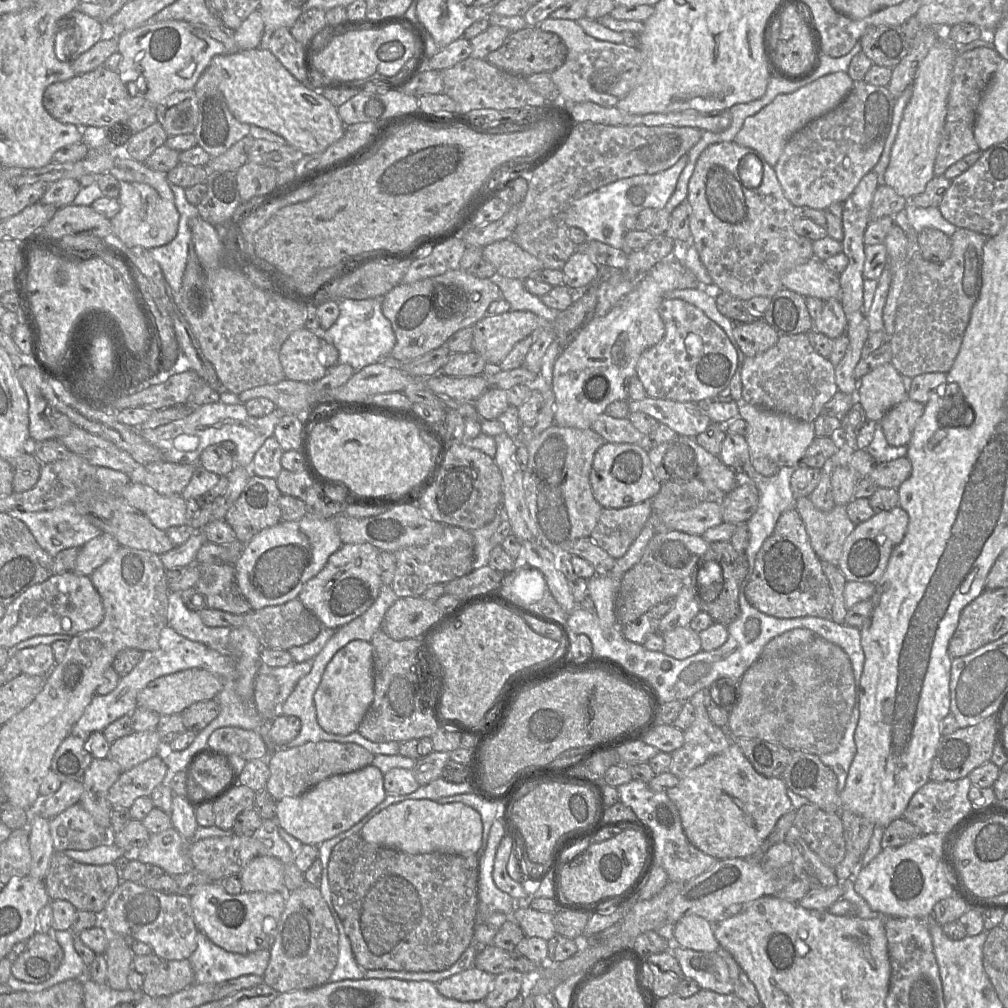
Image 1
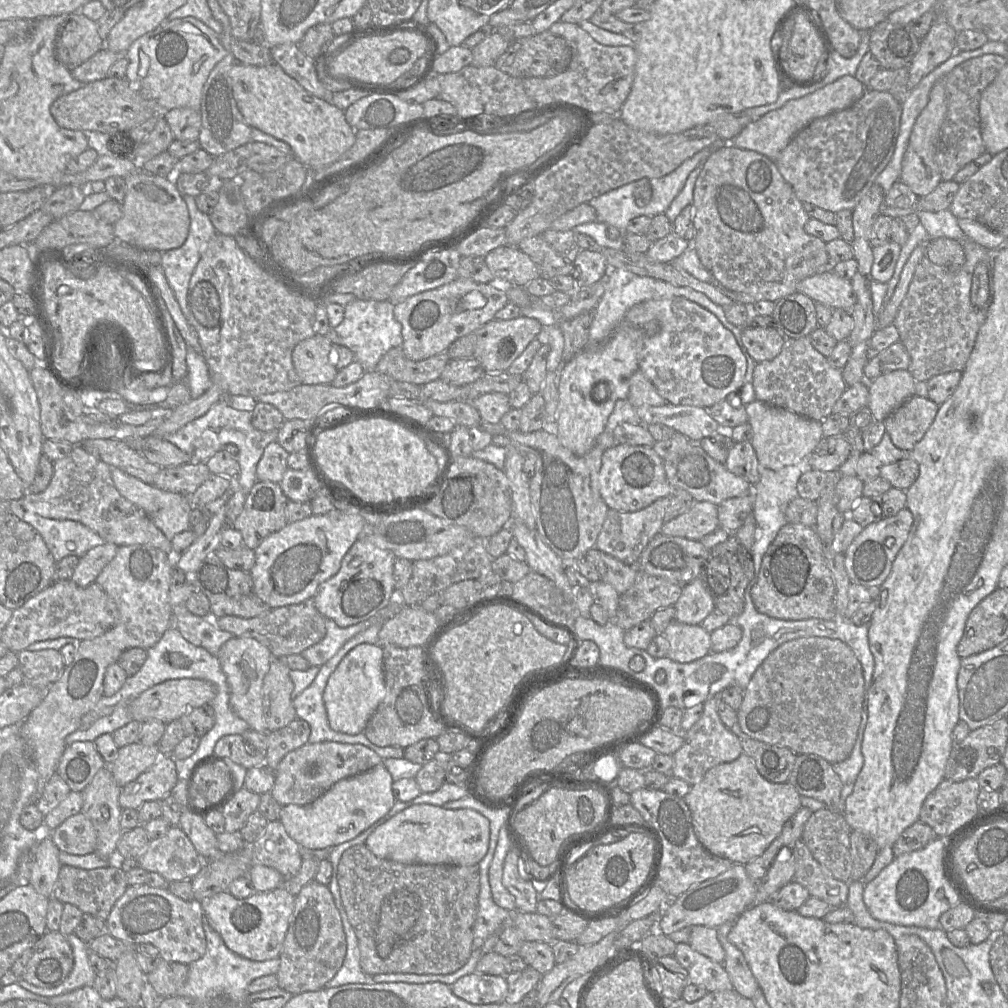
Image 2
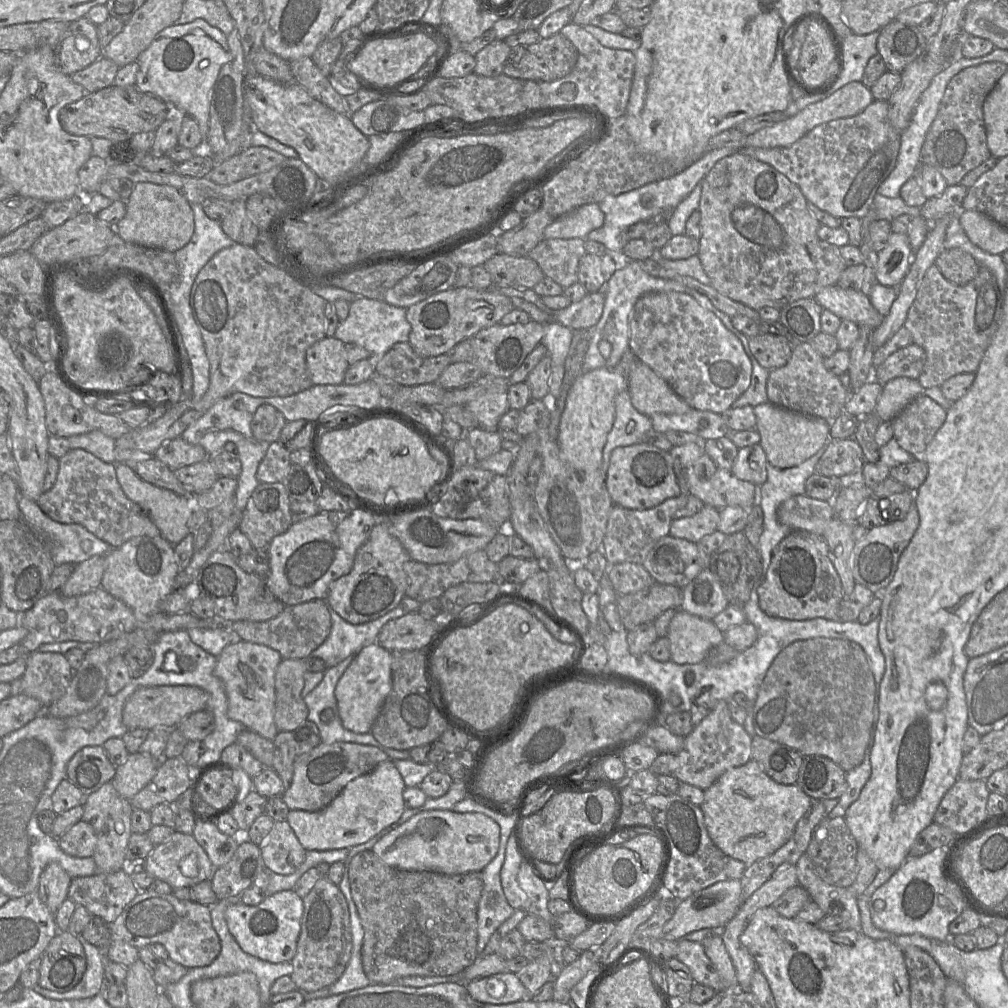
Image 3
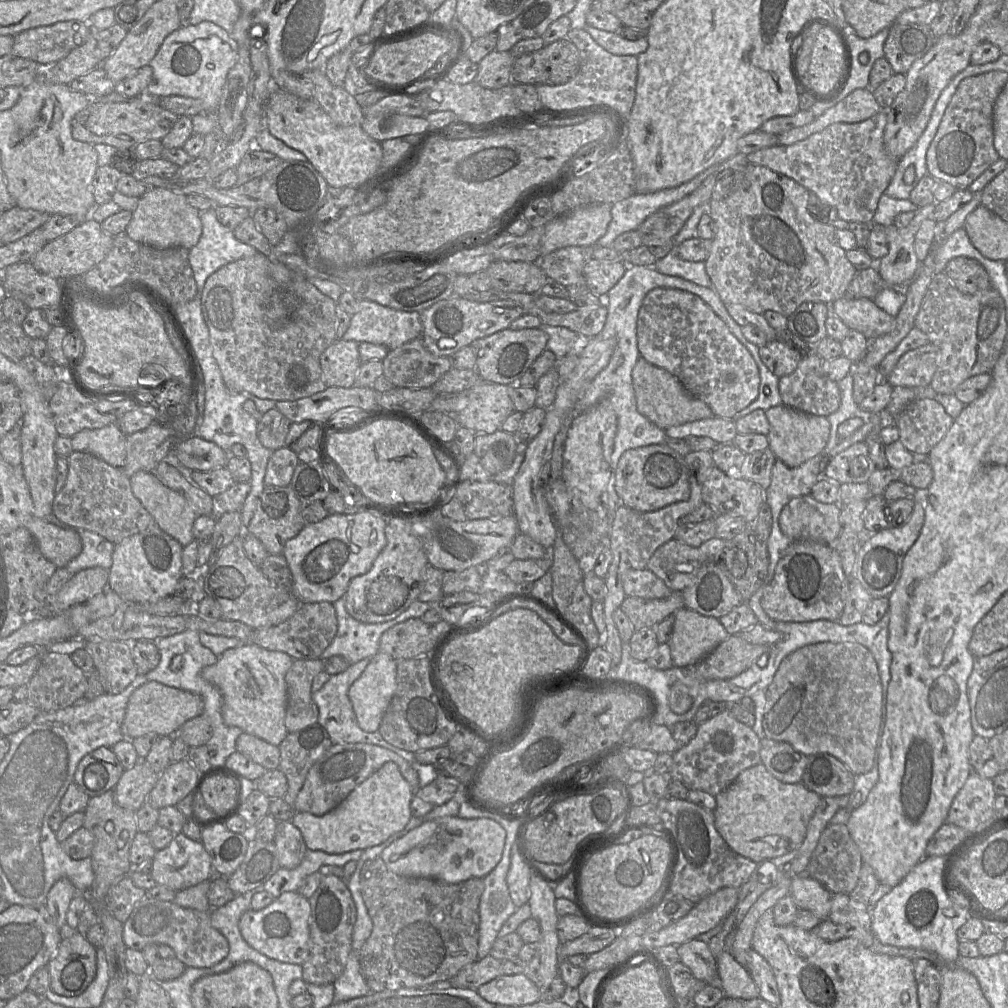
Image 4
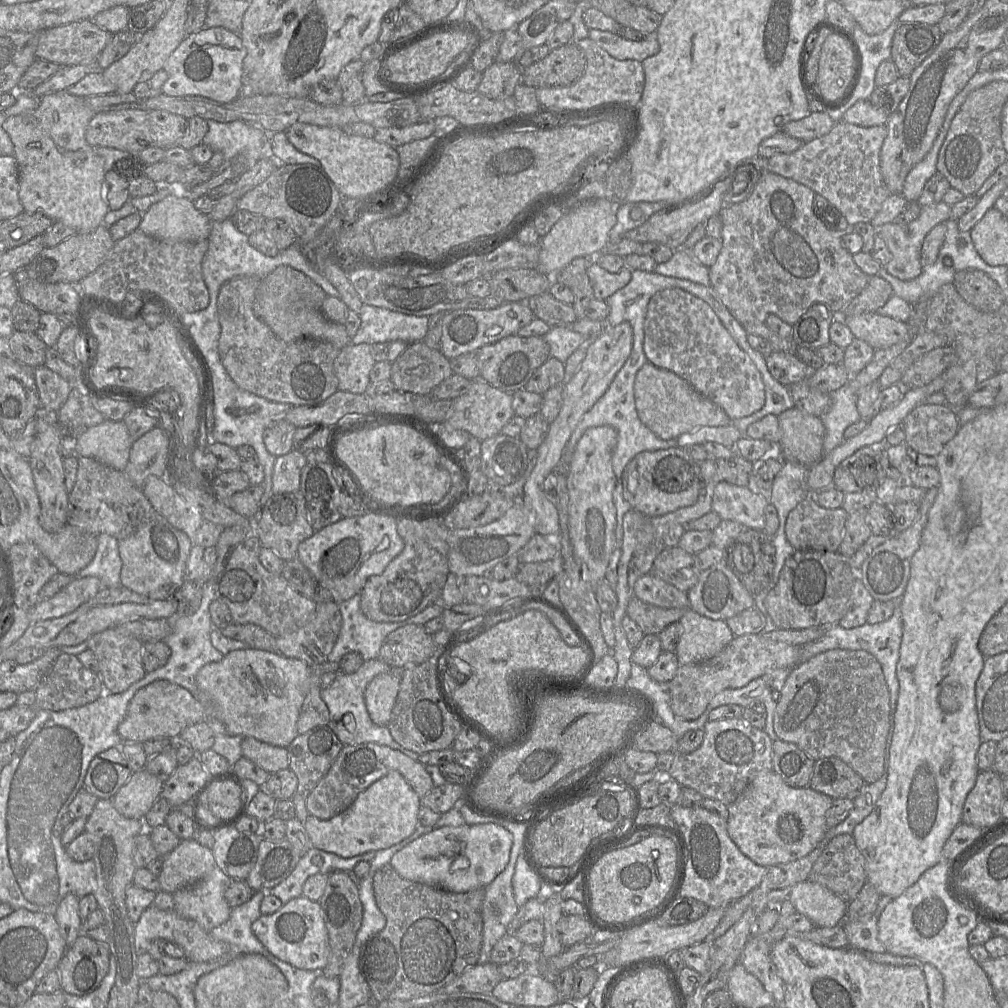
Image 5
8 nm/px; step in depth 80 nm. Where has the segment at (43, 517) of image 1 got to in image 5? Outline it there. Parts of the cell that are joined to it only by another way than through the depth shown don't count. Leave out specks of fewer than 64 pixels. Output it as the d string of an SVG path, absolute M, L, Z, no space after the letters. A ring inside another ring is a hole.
M108 534L97 535L97 550L93 559L76 576L96 577L103 588L122 587L120 582L122 561L118 542L115 537Z

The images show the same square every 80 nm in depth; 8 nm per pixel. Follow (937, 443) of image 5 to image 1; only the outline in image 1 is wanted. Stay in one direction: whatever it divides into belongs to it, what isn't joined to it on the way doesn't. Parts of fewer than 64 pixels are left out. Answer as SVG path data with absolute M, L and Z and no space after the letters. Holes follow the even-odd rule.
M906 398L886 412L880 423L890 445L908 445L924 407L923 403Z

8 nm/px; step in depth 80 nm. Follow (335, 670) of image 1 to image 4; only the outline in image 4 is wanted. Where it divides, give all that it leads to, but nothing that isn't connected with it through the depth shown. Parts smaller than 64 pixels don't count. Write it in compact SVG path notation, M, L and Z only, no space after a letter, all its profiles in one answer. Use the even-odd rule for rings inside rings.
M378 651L348 691L357 724L363 731L378 731L395 690L396 661Z

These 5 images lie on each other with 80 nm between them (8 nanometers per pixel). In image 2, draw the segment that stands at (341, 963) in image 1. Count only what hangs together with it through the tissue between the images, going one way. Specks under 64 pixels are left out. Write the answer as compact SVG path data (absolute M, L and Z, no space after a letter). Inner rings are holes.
M333 869L330 888L336 908L339 910L341 915L343 929L347 941L347 953L343 965L336 973L336 975L325 985L324 988L334 988L346 984L373 983L373 979L370 978L370 975L361 969L359 962L358 940L343 907L339 885L337 883L337 872L335 869Z

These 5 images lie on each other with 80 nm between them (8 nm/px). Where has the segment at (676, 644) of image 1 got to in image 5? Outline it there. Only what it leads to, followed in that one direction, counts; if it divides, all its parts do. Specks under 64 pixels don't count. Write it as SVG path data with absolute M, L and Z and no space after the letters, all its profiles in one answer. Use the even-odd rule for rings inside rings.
M690 609L685 610L679 624L681 636L674 652L679 665L708 660L719 653L735 637L724 620L713 620Z

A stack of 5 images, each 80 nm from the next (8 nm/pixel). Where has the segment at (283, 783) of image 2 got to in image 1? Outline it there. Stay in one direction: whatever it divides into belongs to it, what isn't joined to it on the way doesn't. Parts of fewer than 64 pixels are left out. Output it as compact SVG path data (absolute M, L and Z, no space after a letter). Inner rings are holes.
M308 742L287 750L272 752L267 758L270 777L265 790L275 801L287 797L299 797L321 781L340 774L358 771L372 765L374 755L353 743Z

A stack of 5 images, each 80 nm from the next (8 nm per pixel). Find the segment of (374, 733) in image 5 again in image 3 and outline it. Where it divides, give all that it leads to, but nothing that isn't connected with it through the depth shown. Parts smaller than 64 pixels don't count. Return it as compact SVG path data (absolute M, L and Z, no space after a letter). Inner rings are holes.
M350 656L346 658L344 661L340 662L336 666L327 668L324 672L324 676L322 681L309 693L304 697L304 702L308 709L307 720L313 722L319 729L321 741L324 744L331 744L336 742L348 742L355 743L361 745L368 745L372 747L376 747L383 751L391 760L409 760L410 754L409 751L405 750L395 750L392 748L387 748L382 746L371 734L356 734L345 729L342 726L339 714L337 701L335 698L335 688L336 685L341 678L342 674L345 672L347 667L352 662L354 656Z

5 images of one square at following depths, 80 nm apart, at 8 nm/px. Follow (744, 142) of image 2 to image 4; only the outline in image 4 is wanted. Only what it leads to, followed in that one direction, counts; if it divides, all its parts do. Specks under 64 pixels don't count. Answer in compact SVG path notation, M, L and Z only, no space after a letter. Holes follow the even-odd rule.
M859 88L825 110L816 119L802 127L793 128L778 135L779 145L791 145L838 122L860 122L884 108L868 88Z

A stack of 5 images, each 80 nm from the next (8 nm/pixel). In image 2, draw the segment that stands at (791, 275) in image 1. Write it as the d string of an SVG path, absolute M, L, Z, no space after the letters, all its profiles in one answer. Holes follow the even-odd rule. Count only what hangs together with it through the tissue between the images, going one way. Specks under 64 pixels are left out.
M834 271L815 274L802 280L798 292L831 309L842 309L851 313L856 296L850 281L839 277Z

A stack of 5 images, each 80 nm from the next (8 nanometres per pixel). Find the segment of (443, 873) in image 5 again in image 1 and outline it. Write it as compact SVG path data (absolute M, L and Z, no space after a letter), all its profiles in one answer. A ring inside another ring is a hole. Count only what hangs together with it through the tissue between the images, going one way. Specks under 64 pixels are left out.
M428 799L392 804L373 816L359 833L363 841L407 854L476 855L482 846L480 814L463 803L439 804Z

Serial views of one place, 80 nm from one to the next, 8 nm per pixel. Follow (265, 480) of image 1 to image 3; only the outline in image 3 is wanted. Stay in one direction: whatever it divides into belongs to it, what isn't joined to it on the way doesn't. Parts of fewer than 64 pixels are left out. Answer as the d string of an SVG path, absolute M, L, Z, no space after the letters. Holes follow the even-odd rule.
M281 482L257 485L248 499L238 526L238 529L248 537L254 549L267 550L272 539L285 533L293 524L290 502L286 488Z

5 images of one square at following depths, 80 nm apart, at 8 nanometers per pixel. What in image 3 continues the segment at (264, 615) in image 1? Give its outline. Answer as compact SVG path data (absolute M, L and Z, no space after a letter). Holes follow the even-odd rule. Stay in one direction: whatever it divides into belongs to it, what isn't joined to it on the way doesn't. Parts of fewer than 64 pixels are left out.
M325 600L286 606L275 618L263 622L235 621L221 622L219 628L229 628L243 641L267 646L277 651L282 659L306 659L329 636L331 631L331 612Z

